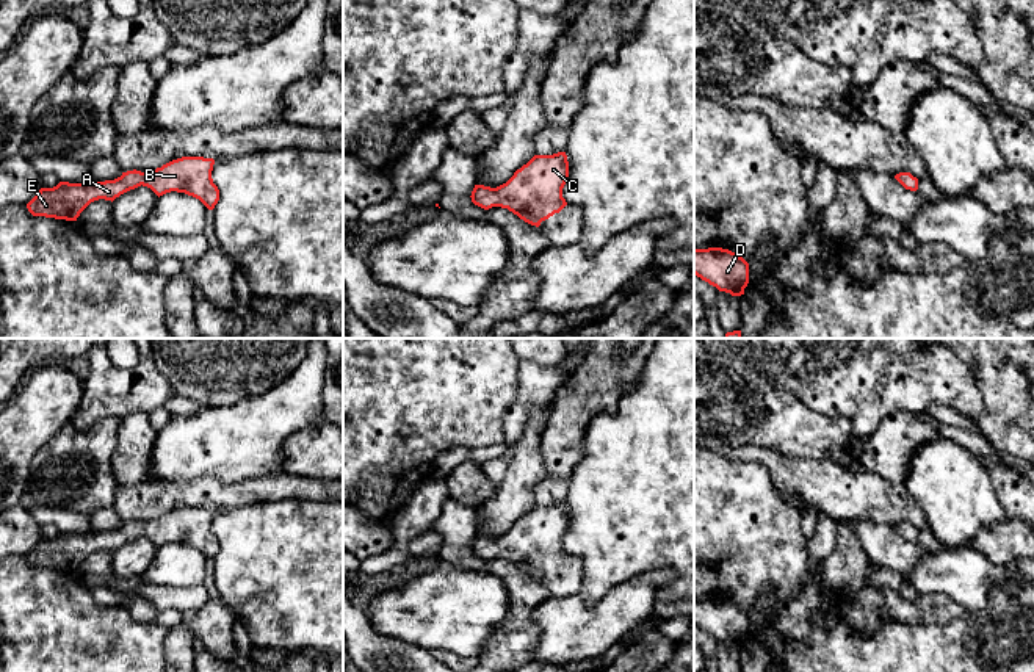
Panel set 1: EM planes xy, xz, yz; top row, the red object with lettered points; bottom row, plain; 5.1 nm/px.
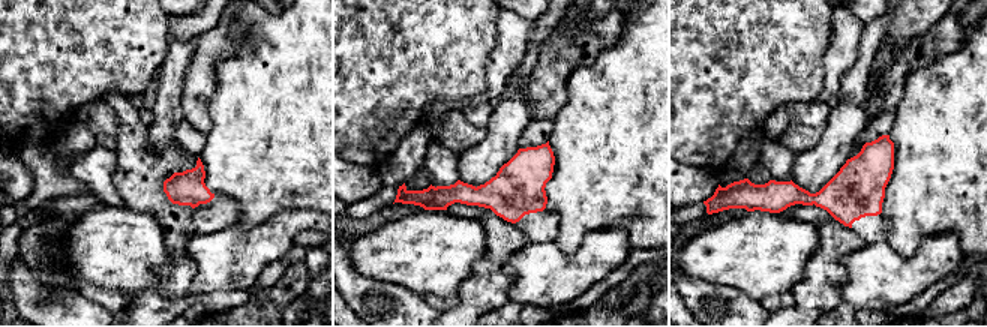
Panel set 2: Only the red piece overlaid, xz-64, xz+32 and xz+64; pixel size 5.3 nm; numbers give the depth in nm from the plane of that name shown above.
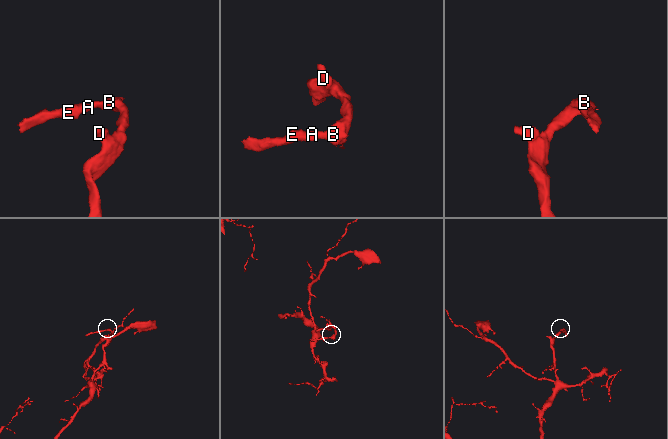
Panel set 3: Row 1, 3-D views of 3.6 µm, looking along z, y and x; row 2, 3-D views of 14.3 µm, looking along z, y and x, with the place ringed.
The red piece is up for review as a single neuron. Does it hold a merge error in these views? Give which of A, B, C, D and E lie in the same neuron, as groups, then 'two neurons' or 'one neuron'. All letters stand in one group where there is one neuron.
groups A B C D E; one neuron

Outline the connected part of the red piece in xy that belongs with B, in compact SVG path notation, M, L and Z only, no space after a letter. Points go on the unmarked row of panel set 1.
M182 508L147 523L136 520L122 523L114 531L60 533L53 539L41 539L27 559L33 567L77 572L91 553L99 550L113 553L121 545L143 536L158 548L171 542L185 544L213 561L219 551L219 540L212 529L213 515L213 509Z

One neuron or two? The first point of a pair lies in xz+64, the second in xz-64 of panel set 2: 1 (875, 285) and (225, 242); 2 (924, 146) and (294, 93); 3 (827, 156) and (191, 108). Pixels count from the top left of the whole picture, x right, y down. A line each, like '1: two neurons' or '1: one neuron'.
1: one neuron
2: one neuron
3: two neurons

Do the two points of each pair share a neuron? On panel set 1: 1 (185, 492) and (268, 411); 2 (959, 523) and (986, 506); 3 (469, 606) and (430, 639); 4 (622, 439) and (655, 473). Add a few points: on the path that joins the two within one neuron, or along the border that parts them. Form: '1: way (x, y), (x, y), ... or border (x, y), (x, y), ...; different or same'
1: border (159, 481), (198, 481), (202, 478), (234, 481); different
2: way (965, 517), (979, 506); same
3: way (459, 610), (439, 630); same
4: way (630, 447), (649, 466); same

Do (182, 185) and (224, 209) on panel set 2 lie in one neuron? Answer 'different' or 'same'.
same

